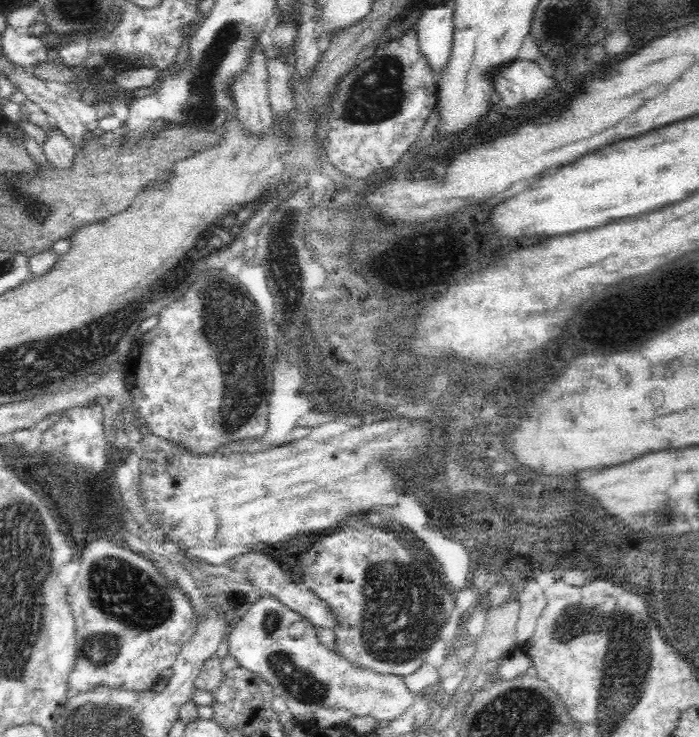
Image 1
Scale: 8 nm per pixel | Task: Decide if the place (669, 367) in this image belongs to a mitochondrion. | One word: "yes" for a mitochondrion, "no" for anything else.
yes

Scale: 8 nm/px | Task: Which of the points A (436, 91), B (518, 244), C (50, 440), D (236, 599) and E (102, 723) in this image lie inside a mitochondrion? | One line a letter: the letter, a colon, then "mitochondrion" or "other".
A: other
B: other
C: other
D: other
E: mitochondrion

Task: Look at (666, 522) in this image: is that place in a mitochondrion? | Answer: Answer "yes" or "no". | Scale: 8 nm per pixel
yes

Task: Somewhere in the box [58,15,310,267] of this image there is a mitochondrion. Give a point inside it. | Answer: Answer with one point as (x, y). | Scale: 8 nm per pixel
(200, 109)

